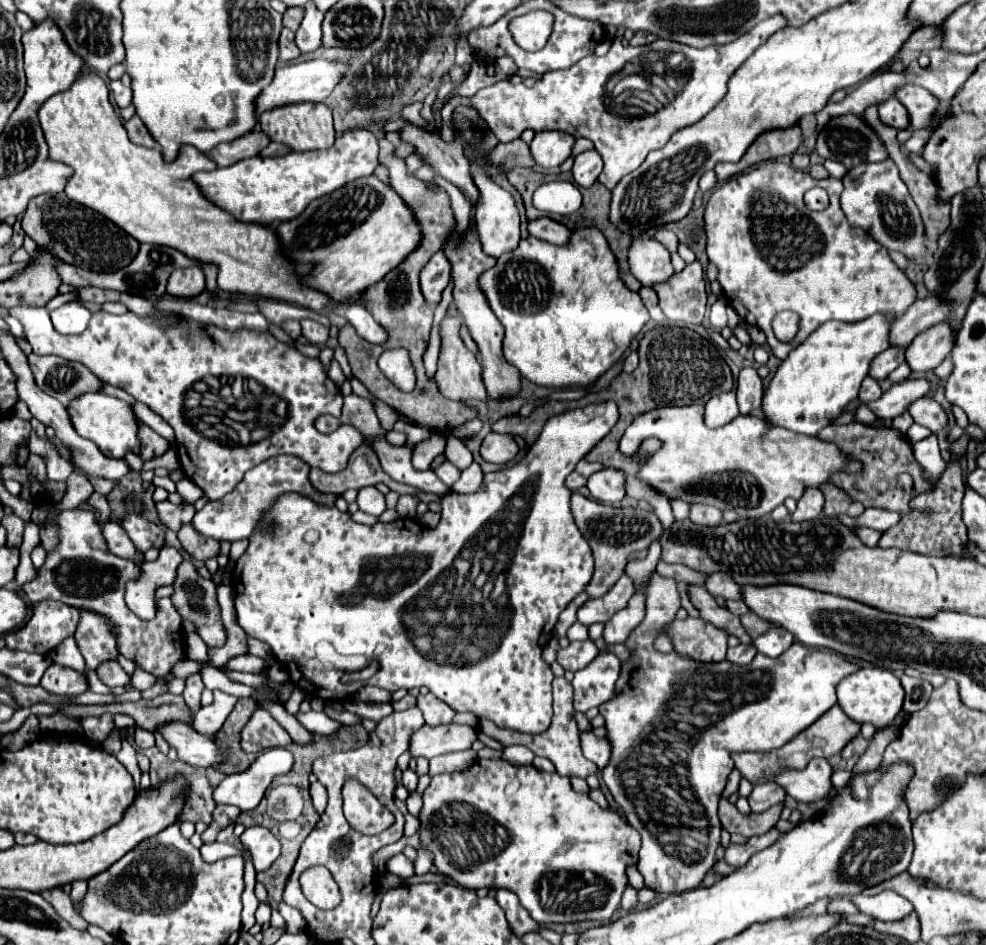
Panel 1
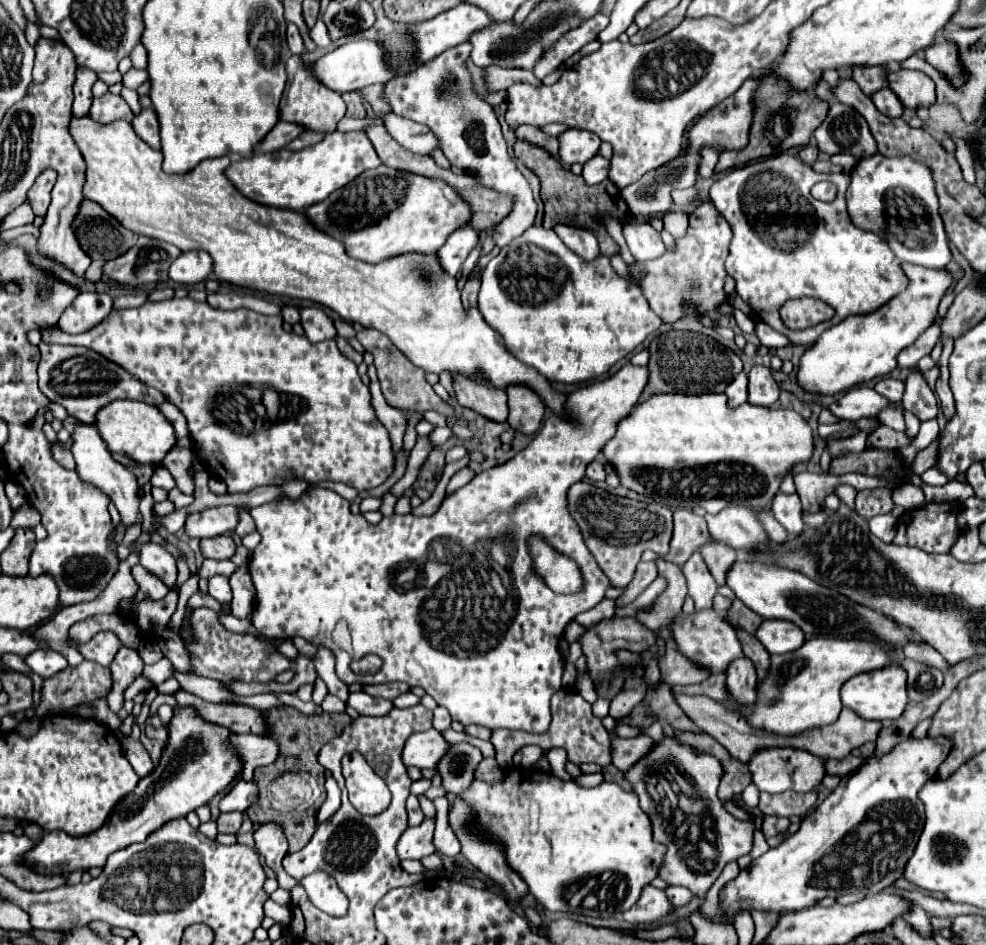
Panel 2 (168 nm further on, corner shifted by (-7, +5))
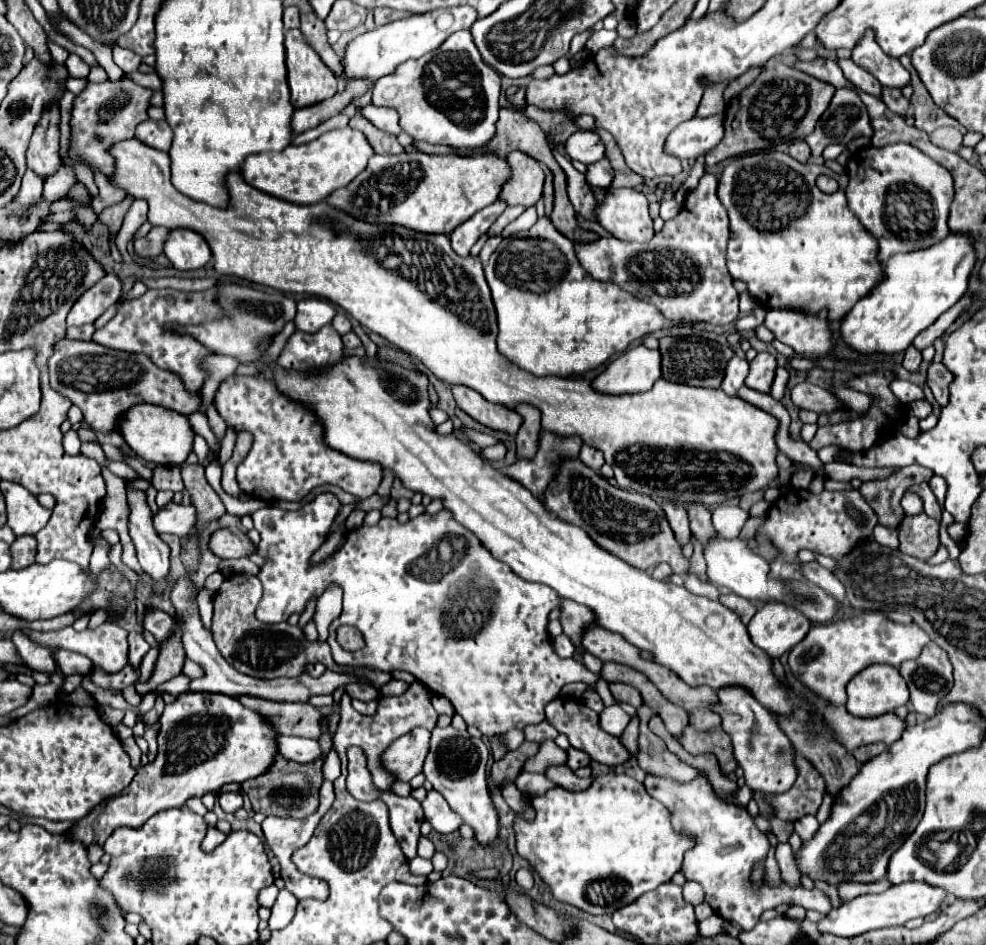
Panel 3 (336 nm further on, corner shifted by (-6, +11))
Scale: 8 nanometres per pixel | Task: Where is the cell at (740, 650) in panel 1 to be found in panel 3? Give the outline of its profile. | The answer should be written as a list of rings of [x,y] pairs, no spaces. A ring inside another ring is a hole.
[[[727,687],[725,691],[717,691],[719,703],[709,709],[715,711],[723,719],[723,731],[731,737],[733,757],[745,773],[745,783],[753,791],[765,793],[785,793],[795,783],[795,755],[781,755],[781,747],[789,747],[791,741],[777,725],[777,719],[769,711],[765,711],[751,695],[745,695],[739,687]]]

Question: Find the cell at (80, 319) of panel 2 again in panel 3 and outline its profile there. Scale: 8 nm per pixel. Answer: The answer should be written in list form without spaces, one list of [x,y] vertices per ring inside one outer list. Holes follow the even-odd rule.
[[[107,273],[101,281],[97,281],[89,291],[85,291],[73,309],[67,315],[67,325],[85,325],[95,323],[111,305],[117,303],[121,295],[121,281],[117,273]]]

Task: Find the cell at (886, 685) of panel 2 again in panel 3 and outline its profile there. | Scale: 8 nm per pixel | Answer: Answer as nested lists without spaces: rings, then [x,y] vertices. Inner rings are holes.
[[[869,665],[847,687],[847,709],[855,717],[879,717],[907,703],[907,683],[889,665]]]

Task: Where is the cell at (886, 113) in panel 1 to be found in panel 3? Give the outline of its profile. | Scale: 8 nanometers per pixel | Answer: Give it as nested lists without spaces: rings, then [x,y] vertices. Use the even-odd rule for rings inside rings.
[[[839,59],[837,65],[841,67],[845,79],[855,85],[857,89],[879,97],[881,95],[881,83],[877,83],[877,79],[873,79],[873,75],[869,75],[865,69],[861,69],[859,65],[855,65],[851,59]]]

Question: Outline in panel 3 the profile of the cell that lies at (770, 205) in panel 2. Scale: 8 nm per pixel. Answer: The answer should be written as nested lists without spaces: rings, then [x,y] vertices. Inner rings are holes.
[[[759,151],[759,153],[751,153],[751,155],[743,155],[743,157],[735,157],[721,173],[719,177],[719,187],[717,187],[717,193],[719,193],[719,201],[725,205],[727,213],[729,213],[729,245],[727,245],[727,267],[729,267],[729,273],[733,279],[741,279],[749,285],[749,291],[759,299],[759,303],[763,307],[769,307],[771,309],[779,309],[779,307],[793,307],[793,309],[803,309],[803,311],[809,311],[809,313],[817,313],[821,309],[827,309],[829,311],[829,321],[835,321],[835,319],[841,319],[845,317],[853,305],[863,299],[873,287],[875,283],[879,283],[883,279],[883,265],[877,261],[877,239],[873,239],[873,235],[869,235],[869,231],[865,231],[865,227],[859,223],[857,217],[853,217],[853,213],[849,211],[847,207],[847,199],[845,199],[845,185],[847,185],[849,177],[847,173],[833,173],[831,169],[827,169],[825,165],[815,165],[815,163],[797,163],[791,155],[787,153],[781,153],[781,151]],[[819,175],[829,175],[829,177],[835,177],[837,183],[839,183],[839,191],[835,193],[823,193],[817,185],[815,185],[815,179]]]

